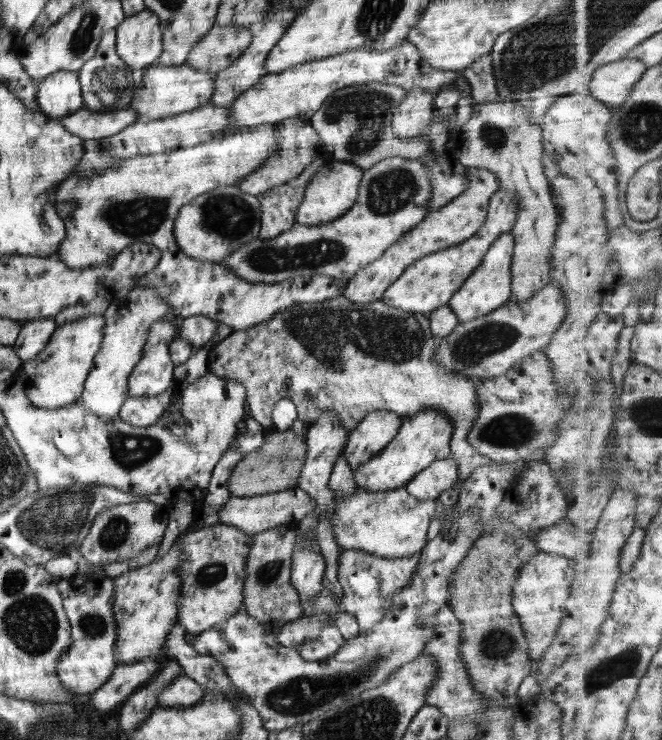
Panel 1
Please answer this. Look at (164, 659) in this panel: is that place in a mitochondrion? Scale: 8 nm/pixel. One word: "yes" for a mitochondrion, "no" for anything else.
no

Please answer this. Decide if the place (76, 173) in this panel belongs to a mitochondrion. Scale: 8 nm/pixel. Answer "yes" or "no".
no

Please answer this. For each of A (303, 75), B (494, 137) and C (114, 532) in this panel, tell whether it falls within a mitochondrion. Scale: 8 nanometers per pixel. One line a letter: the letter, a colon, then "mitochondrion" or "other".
A: other
B: mitochondrion
C: mitochondrion

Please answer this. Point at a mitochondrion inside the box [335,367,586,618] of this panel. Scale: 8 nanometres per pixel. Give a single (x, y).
(511, 430)

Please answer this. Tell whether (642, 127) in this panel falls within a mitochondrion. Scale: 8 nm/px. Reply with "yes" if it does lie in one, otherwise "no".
yes

